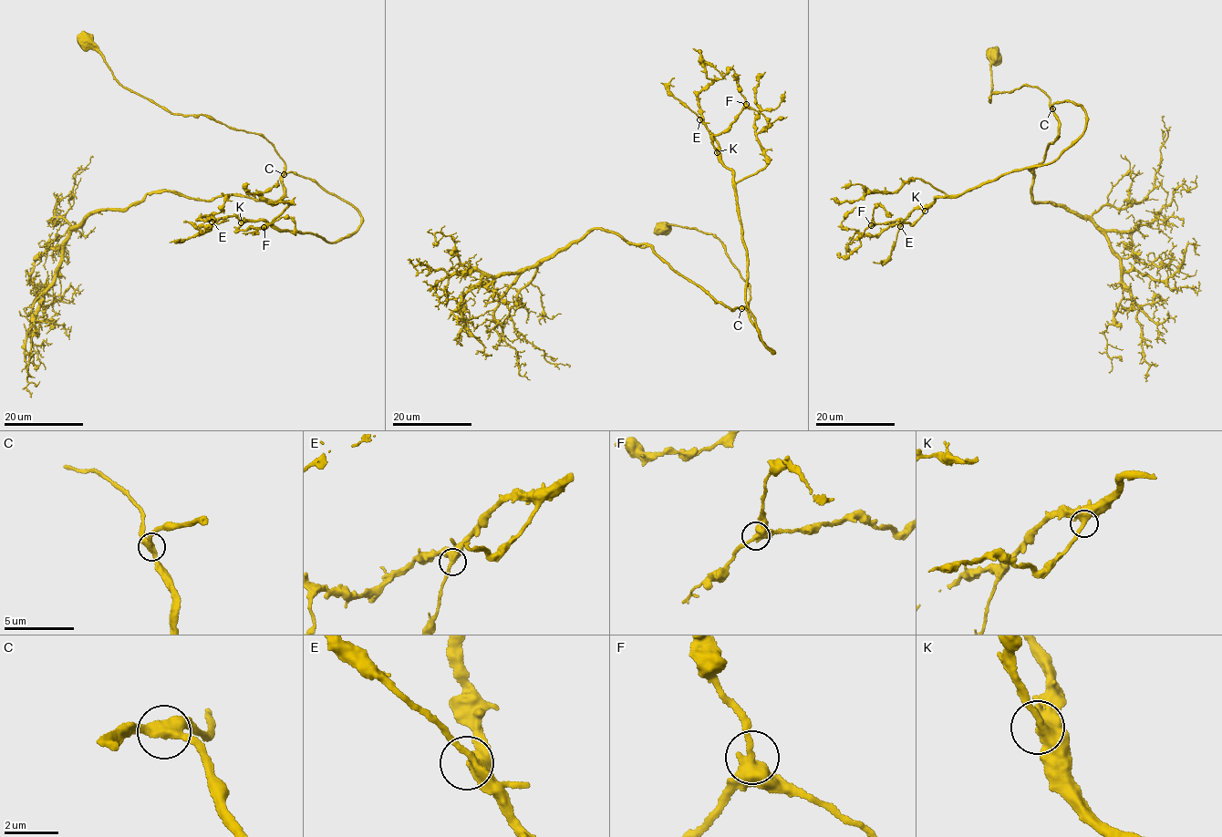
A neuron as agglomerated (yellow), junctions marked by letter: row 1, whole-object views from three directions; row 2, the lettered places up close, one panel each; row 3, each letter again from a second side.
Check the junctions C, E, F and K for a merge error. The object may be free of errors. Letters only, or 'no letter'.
no letter

